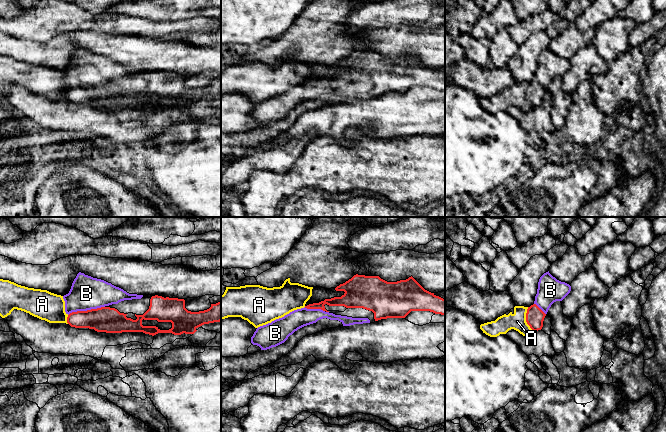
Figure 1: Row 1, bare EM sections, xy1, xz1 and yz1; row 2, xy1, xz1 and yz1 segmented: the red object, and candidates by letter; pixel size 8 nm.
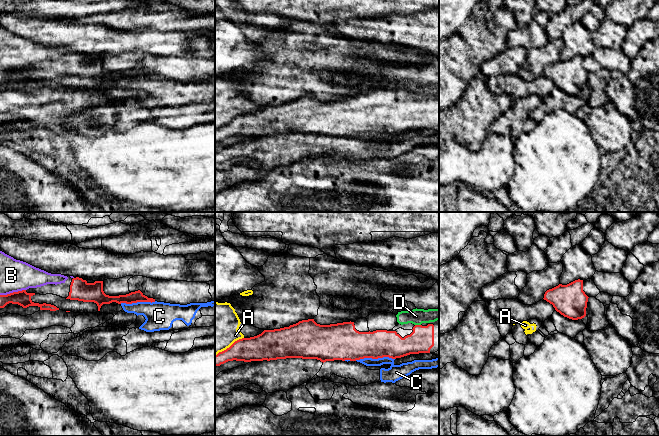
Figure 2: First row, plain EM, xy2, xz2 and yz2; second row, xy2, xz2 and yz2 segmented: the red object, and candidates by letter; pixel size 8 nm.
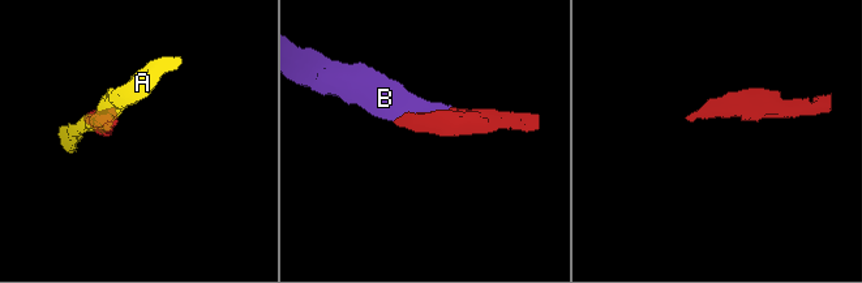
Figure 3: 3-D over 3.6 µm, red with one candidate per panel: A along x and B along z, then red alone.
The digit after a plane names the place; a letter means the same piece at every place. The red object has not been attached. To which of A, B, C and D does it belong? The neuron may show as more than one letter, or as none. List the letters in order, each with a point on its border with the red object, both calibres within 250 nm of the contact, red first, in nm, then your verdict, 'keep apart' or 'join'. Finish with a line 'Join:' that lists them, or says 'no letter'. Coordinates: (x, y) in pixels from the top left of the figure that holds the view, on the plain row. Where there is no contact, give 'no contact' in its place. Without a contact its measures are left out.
A: meets red in yz1 at (526, 95); 150 nm thick on the red side, 140 nm on the other; keep apart
B: meets red in xy1 at (87, 86); 200 nm thick on the red side, 260 nm on the other; join
C: meets red in xz2 at (374, 134); 260 nm thick on the red side, 130 nm on the other; keep apart
D: meets red in xz2 at (418, 101); 200 nm thick on the red side, 130 nm on the other; join
Join: B, D

